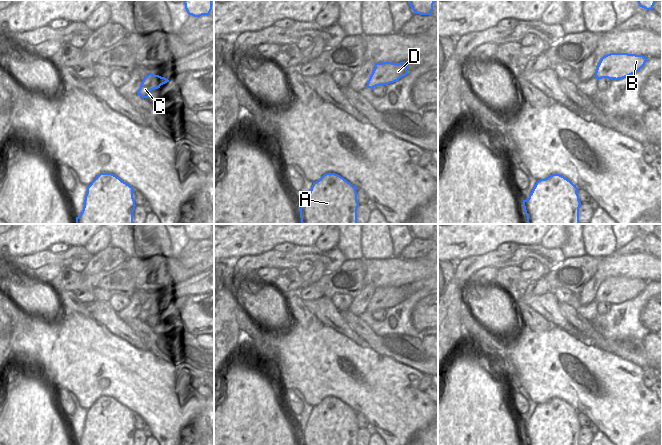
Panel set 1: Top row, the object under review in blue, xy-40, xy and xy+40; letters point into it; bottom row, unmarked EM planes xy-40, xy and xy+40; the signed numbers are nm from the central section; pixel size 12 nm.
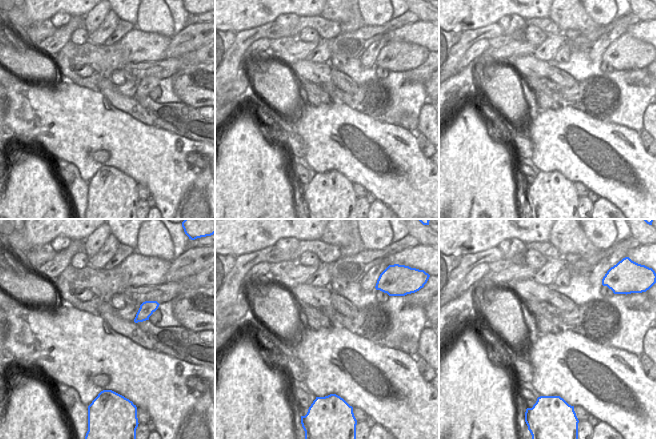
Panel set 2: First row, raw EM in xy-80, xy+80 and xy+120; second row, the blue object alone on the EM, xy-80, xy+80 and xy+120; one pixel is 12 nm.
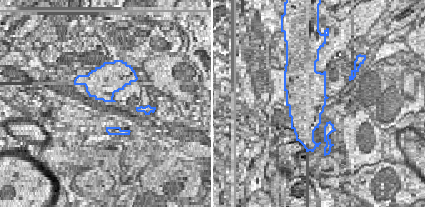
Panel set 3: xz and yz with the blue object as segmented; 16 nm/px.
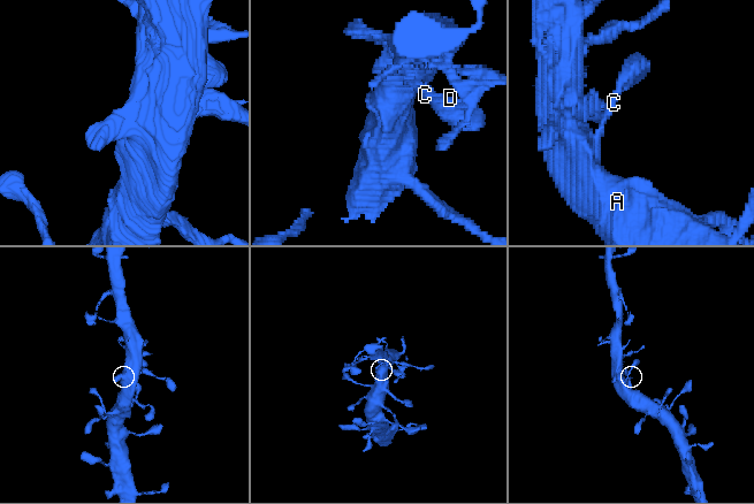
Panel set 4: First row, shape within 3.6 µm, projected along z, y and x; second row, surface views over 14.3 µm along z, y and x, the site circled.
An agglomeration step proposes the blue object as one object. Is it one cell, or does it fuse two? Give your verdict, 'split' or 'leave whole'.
leave whole

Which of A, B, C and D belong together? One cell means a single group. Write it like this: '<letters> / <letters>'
A B C D

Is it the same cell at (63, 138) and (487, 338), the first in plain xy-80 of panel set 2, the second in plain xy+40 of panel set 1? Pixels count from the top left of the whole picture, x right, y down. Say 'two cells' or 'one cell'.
two cells

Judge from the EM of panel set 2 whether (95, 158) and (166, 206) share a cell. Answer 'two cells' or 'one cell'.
one cell

